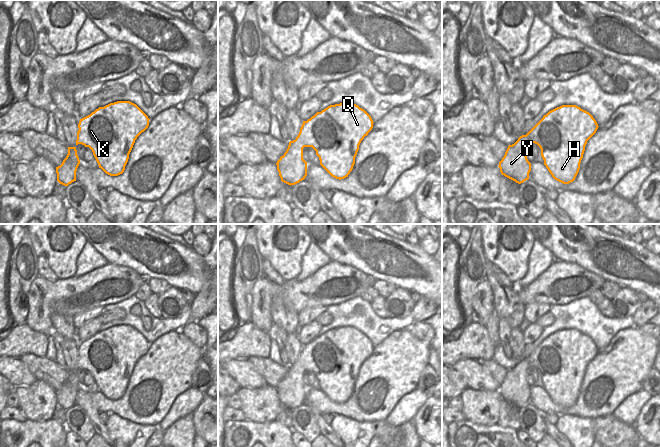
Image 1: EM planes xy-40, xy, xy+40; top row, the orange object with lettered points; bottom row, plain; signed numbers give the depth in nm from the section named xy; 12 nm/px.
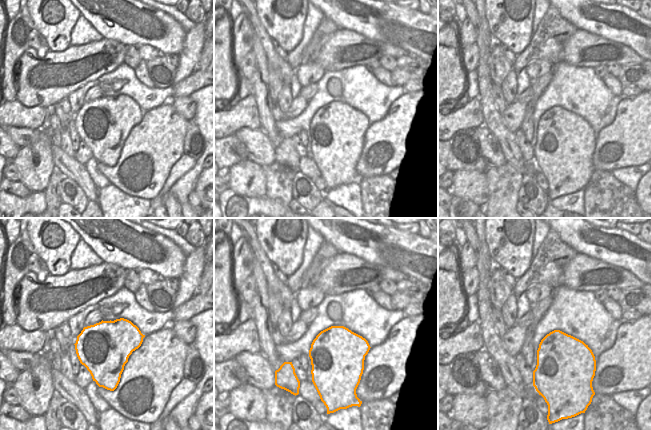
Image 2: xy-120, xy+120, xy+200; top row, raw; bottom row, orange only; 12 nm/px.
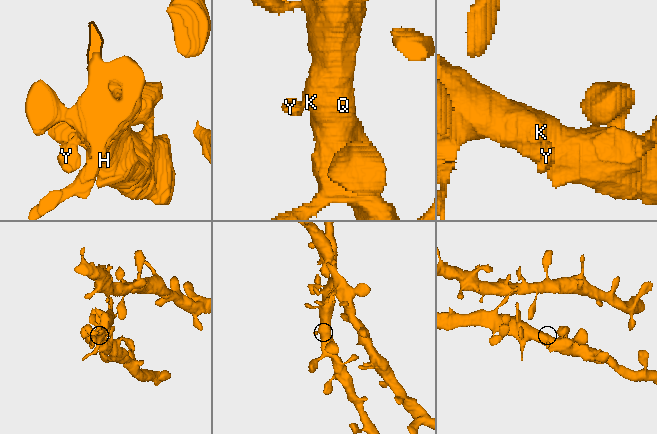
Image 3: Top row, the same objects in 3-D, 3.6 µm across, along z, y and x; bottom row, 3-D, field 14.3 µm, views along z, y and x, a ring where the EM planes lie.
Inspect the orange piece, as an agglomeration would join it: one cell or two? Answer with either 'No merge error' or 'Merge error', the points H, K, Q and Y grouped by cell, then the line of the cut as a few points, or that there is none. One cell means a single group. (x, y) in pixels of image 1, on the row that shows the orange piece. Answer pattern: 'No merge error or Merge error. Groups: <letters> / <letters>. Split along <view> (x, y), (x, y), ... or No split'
No merge error. Groups: H K Q Y. No split

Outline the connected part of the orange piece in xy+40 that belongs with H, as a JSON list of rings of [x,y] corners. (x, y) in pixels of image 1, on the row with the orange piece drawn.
[[[576,105],[557,107],[544,115],[526,135],[520,136],[514,144],[508,146],[499,162],[500,172],[518,184],[528,180],[531,163],[525,152],[530,144],[535,143],[540,147],[544,165],[552,177],[563,184],[569,184],[575,180],[587,141],[596,133],[598,127],[593,116]]]

